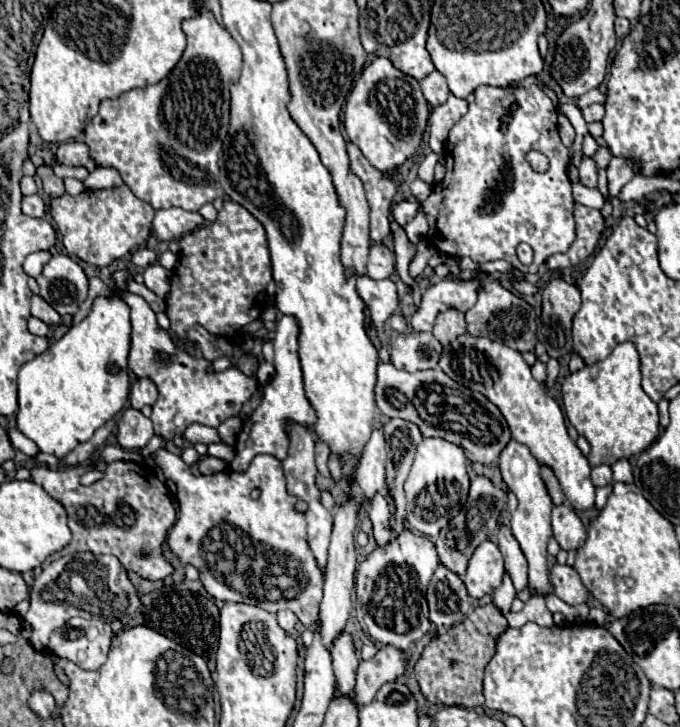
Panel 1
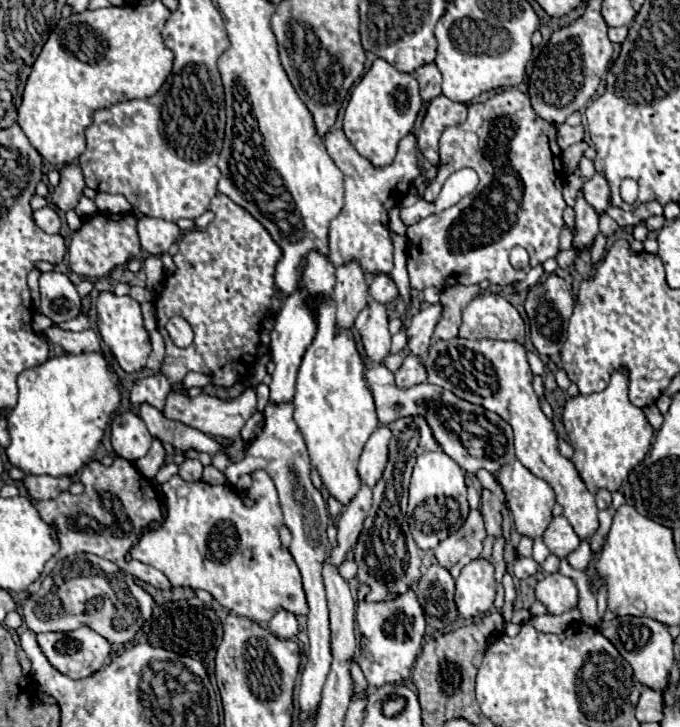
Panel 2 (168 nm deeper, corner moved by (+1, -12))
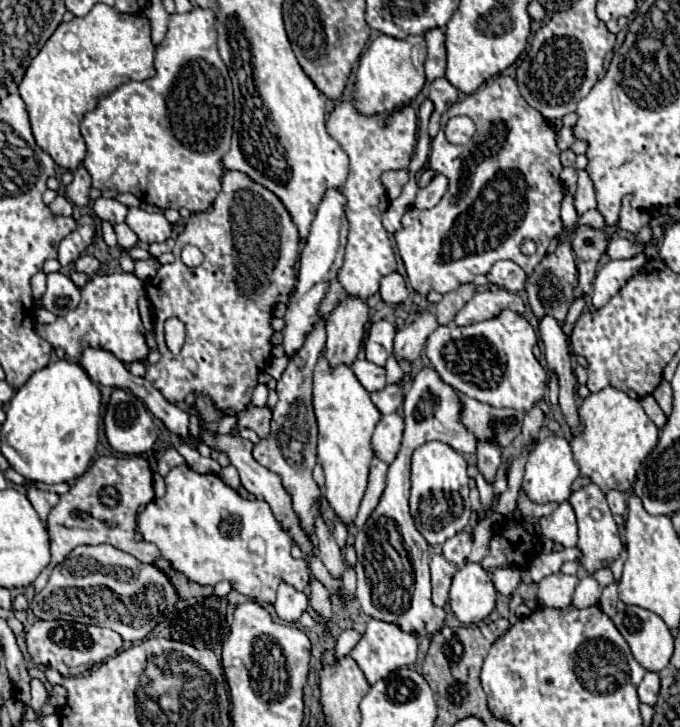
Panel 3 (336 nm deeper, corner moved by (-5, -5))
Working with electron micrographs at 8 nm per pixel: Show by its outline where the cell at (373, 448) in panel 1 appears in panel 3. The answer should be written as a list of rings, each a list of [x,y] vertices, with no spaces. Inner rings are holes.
[[[390,413],[390,415],[382,415],[382,419],[378,421],[372,433],[372,451],[376,453],[378,459],[386,461],[388,465],[394,461],[400,449],[402,429],[404,429],[402,417],[398,413]]]

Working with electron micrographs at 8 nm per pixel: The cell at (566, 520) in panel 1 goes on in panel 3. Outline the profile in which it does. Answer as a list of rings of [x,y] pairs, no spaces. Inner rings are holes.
[[[568,501],[560,503],[560,507],[554,513],[550,513],[548,517],[542,517],[540,523],[542,523],[544,537],[548,537],[554,543],[560,543],[564,547],[576,547],[578,527],[576,527],[574,509]]]

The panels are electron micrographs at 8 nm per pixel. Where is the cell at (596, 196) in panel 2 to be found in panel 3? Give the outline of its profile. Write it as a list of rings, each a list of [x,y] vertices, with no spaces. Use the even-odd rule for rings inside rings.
[[[578,171],[578,191],[574,199],[574,207],[578,215],[586,213],[588,209],[596,207],[596,193],[594,193],[594,183],[590,181],[590,175],[586,171]]]

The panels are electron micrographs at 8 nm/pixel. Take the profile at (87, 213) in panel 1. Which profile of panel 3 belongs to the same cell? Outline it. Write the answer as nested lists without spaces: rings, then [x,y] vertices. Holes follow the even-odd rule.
[[[118,223],[118,225],[114,225],[114,233],[116,233],[116,237],[118,237],[118,247],[122,247],[122,249],[132,249],[132,247],[136,247],[136,243],[138,243],[138,235],[126,225],[126,223]]]

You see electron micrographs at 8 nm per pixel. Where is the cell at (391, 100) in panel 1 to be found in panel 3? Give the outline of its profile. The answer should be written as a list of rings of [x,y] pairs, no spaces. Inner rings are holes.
[[[380,35],[378,39],[374,39],[360,57],[356,83],[350,95],[354,97],[354,107],[358,109],[358,113],[366,115],[394,113],[394,109],[402,109],[402,105],[414,101],[426,83],[424,61],[426,61],[424,37],[394,39],[388,35]]]

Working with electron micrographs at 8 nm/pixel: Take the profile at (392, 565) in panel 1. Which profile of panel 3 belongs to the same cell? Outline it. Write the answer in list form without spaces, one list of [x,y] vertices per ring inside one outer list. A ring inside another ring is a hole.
[[[372,619],[372,621],[368,621],[366,633],[362,635],[360,643],[352,649],[350,657],[364,671],[368,683],[374,685],[376,681],[388,677],[394,669],[412,665],[416,661],[416,651],[418,651],[418,637],[416,637],[416,633],[406,633],[406,631],[398,629],[398,625],[394,625],[394,623],[384,623],[384,621]]]

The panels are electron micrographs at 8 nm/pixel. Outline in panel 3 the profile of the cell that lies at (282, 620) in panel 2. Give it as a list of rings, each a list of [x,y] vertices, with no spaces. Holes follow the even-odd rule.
[[[282,583],[278,587],[274,609],[280,619],[284,619],[288,623],[296,623],[296,621],[300,621],[300,615],[308,609],[308,597],[300,591],[296,591],[294,587]]]

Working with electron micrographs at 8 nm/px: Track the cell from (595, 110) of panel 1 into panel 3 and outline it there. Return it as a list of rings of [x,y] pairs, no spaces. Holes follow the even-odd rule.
[[[560,127],[560,129],[558,129],[558,133],[556,133],[556,143],[558,143],[560,149],[572,147],[574,141],[576,141],[576,137],[574,137],[572,127]]]

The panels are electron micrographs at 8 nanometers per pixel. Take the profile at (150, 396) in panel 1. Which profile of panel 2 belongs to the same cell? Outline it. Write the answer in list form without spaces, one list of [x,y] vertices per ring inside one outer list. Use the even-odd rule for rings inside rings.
[[[216,194],[210,210],[216,216],[206,230],[194,228],[178,238],[180,250],[172,258],[176,272],[166,278],[162,292],[154,300],[156,324],[158,332],[164,336],[166,358],[158,374],[140,378],[134,384],[130,400],[136,408],[148,402],[162,410],[174,384],[182,382],[190,370],[210,376],[214,386],[230,388],[236,382],[246,380],[256,364],[260,324],[276,294],[274,268],[282,258],[282,248],[250,212],[228,196]],[[172,316],[182,316],[192,326],[192,346],[174,346],[164,328]]]

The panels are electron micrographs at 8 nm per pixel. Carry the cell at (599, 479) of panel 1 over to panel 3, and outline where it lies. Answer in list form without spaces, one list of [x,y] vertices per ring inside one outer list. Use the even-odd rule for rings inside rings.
[[[608,491],[606,499],[608,499],[612,515],[624,515],[626,513],[626,495],[622,491]]]

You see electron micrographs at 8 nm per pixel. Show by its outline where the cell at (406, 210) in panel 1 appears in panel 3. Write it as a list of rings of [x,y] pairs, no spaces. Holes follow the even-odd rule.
[[[436,175],[424,189],[418,191],[418,195],[416,195],[416,203],[414,203],[414,205],[416,205],[418,209],[432,209],[432,207],[438,205],[438,201],[444,197],[444,193],[446,193],[446,185],[448,185],[446,177]]]

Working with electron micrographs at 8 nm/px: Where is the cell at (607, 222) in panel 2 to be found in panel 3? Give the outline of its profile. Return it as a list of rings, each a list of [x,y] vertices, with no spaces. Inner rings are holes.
[[[624,205],[620,211],[620,217],[618,217],[618,225],[608,225],[606,233],[614,235],[620,229],[630,231],[630,233],[638,233],[642,229],[642,225],[648,221],[650,221],[650,215],[644,209],[632,209],[630,205]]]

